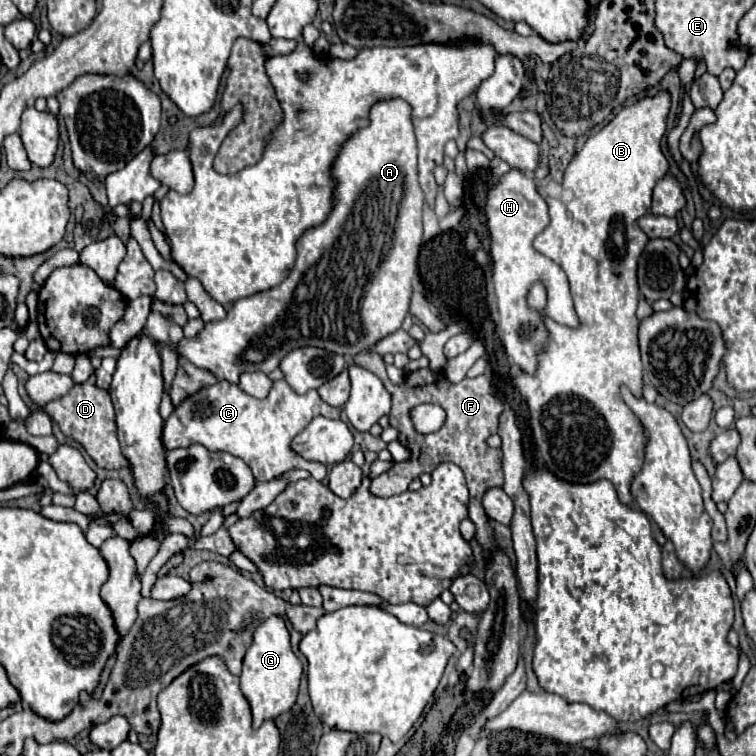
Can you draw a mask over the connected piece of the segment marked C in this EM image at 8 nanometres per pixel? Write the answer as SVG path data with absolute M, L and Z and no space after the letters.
M218 381L186 397L172 411L164 425L164 447L176 449L202 443L208 451L228 451L250 465L256 481L270 481L288 469L306 469L314 479L322 481L326 477L326 465L302 459L290 449L294 435L298 435L318 415L332 419L340 417L340 411L324 403L318 391L296 395L286 381L274 381L272 393L268 393L266 399L256 399L230 381Z

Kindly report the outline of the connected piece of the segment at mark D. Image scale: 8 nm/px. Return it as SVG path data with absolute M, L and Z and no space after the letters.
M94 375L84 385L74 385L72 391L68 391L64 397L48 403L46 413L60 425L64 435L74 437L88 451L88 455L96 461L98 467L120 469L128 465L116 437L116 421L114 421L114 407L110 395L108 391L98 389L94 385Z

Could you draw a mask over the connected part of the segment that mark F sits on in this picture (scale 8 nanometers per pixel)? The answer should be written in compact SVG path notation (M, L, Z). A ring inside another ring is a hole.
M374 351L358 353L354 357L354 363L368 369L368 371L372 371L374 375L378 375L380 381L384 383L384 387L388 389L388 393L392 395L390 425L400 431L398 441L410 451L408 461L396 463L390 471L386 471L382 475L378 475L376 479L372 479L370 493L378 495L378 497L390 497L390 495L404 493L408 489L410 481L414 477L420 477L420 473L430 473L434 467L438 467L444 461L456 463L466 475L469 491L468 512L469 518L476 525L476 537L484 547L492 547L492 541L490 541L492 531L490 531L484 507L480 503L486 489L500 487L504 483L504 479L502 479L502 451L492 449L486 443L486 437L490 437L490 435L494 435L498 431L498 419L500 419L500 415L504 411L504 403L494 391L492 375L486 373L482 377L464 379L458 385L450 385L444 379L442 373L430 373L428 369L418 369L414 373L408 373L406 383L402 387L398 387L398 385L390 383L388 375L386 375L386 365L384 365L384 361L382 361L382 357L378 353L374 353ZM422 403L434 403L434 405L440 405L446 411L446 421L444 421L442 429L438 429L436 433L422 435L412 425L410 411L416 405L422 405Z

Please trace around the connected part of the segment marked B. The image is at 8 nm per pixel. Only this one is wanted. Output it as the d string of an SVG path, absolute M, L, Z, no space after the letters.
M666 91L658 93L656 97L642 99L636 105L624 107L606 127L602 127L596 135L590 135L584 147L570 161L562 181L562 195L558 199L548 199L550 225L534 239L534 249L550 257L566 273L580 325L558 325L550 317L542 315L548 337L542 345L542 351L536 355L538 367L534 373L518 371L512 377L514 387L528 403L530 427L534 433L536 457L540 465L568 483L586 485L598 479L608 479L624 505L634 501L630 485L642 467L642 451L648 439L646 429L626 407L620 395L620 387L628 385L634 397L642 399L642 361L638 349L636 317L636 261L642 253L642 247L648 243L648 237L638 227L636 219L650 211L654 183L668 171L668 161L660 147L660 139L666 133L668 109L670 95Z

